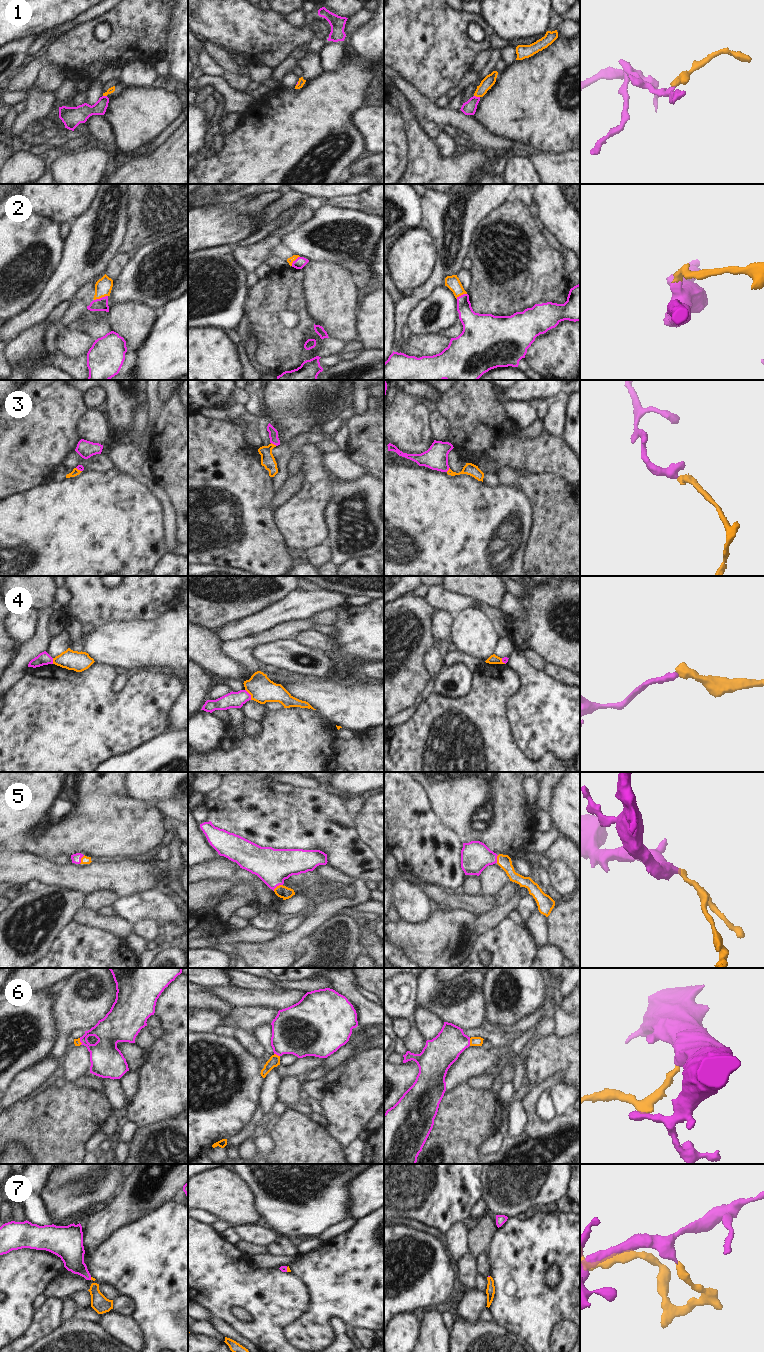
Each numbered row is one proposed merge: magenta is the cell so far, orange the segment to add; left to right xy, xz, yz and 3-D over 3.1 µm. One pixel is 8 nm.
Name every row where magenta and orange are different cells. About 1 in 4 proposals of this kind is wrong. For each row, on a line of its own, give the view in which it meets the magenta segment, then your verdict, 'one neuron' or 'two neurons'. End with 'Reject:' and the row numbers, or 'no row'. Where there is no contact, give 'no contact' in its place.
1: yz | two neurons
2: xy | one neuron
3: xz | one neuron
4: xz | two neurons
5: xz | one neuron
6: yz | one neuron
7: xz | one neuron
Reject: 1, 4

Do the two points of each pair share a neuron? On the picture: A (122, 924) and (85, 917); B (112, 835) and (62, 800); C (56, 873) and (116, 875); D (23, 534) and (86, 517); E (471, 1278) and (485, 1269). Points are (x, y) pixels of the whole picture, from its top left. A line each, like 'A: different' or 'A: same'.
A: same
B: same
C: same
D: same
E: different

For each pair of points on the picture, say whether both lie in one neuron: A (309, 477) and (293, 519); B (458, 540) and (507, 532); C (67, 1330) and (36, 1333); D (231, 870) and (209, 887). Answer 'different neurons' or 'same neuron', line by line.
A: same neuron
B: same neuron
C: different neurons
D: different neurons

